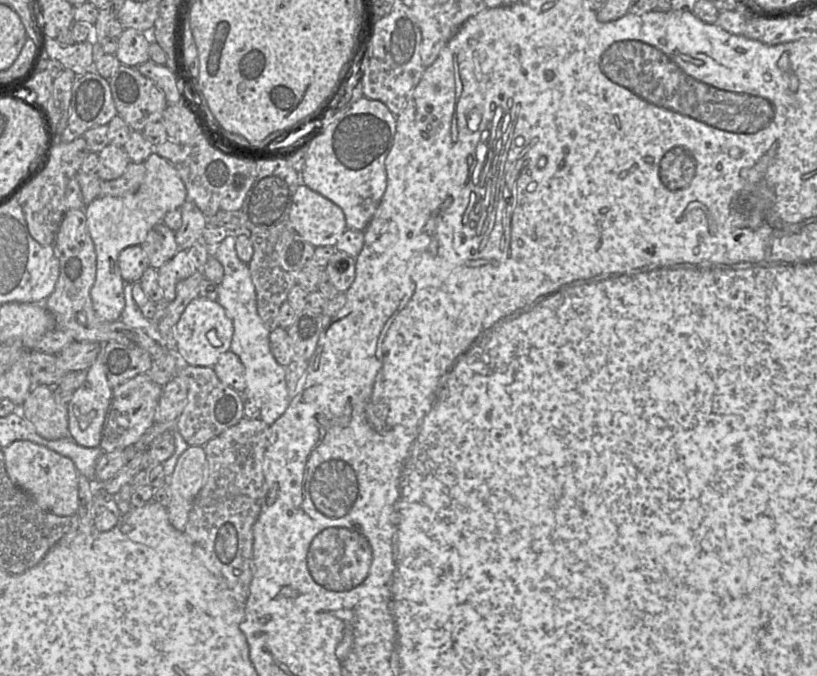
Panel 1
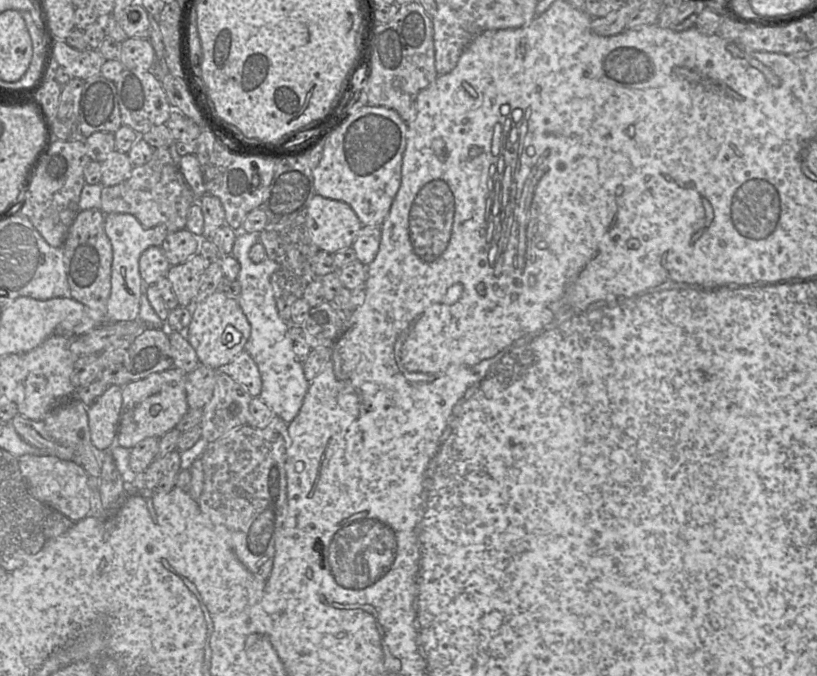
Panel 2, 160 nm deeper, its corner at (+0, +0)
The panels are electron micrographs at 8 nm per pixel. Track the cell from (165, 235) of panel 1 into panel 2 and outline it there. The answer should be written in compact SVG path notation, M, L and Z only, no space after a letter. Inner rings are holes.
M187 229L171 232L160 248L171 266L178 265L199 254L198 237Z

